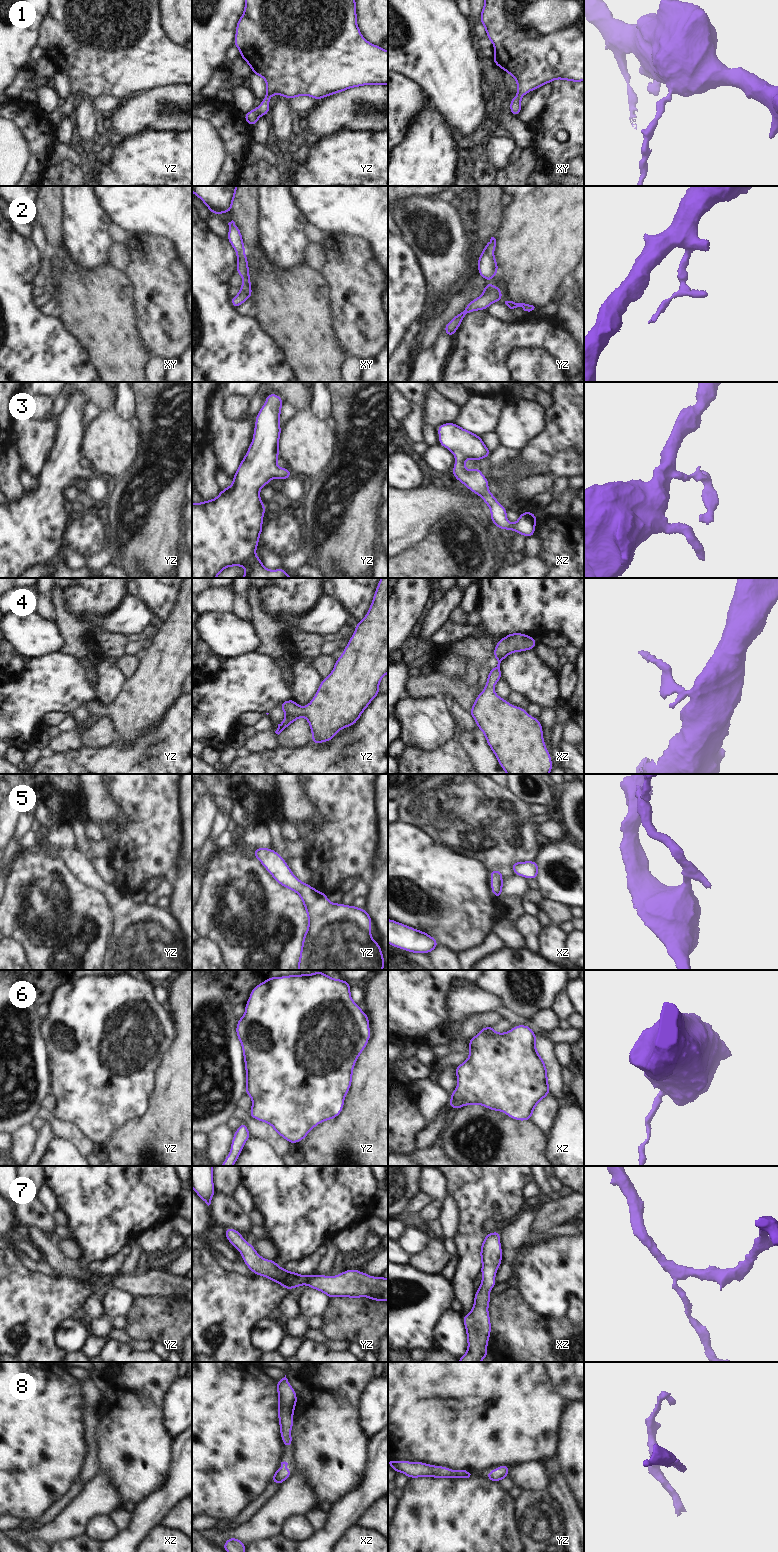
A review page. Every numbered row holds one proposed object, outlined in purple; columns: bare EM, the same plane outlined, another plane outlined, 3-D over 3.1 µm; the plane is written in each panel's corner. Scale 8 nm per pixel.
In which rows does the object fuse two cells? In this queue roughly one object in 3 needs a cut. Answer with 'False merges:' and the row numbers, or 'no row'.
False merges: no row.

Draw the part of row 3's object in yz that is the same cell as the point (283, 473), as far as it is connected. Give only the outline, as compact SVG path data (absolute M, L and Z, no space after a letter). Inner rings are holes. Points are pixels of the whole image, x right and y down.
M274 393L266 395L265 404L256 415L253 440L234 474L233 483L221 490L215 499L192 503L192 578L216 578L223 569L232 566L245 568L246 572L241 578L293 578L286 574L283 567L277 570L265 568L261 559L255 555L259 536L263 531L262 522L266 511L260 498L260 489L269 484L274 477L285 481L292 476L288 468L277 466L281 436L280 411L283 404L279 395Z

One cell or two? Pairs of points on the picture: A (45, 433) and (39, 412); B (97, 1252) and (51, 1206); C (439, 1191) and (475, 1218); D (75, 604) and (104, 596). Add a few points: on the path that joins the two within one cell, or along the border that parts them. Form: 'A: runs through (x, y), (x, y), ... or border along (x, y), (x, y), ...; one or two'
A: border along (42, 418), (39, 421); two
B: border along (46, 1186), (54, 1194), (59, 1208); two
C: border along (444, 1176), (446, 1192); two
D: runs through (82, 599), (97, 599); one

